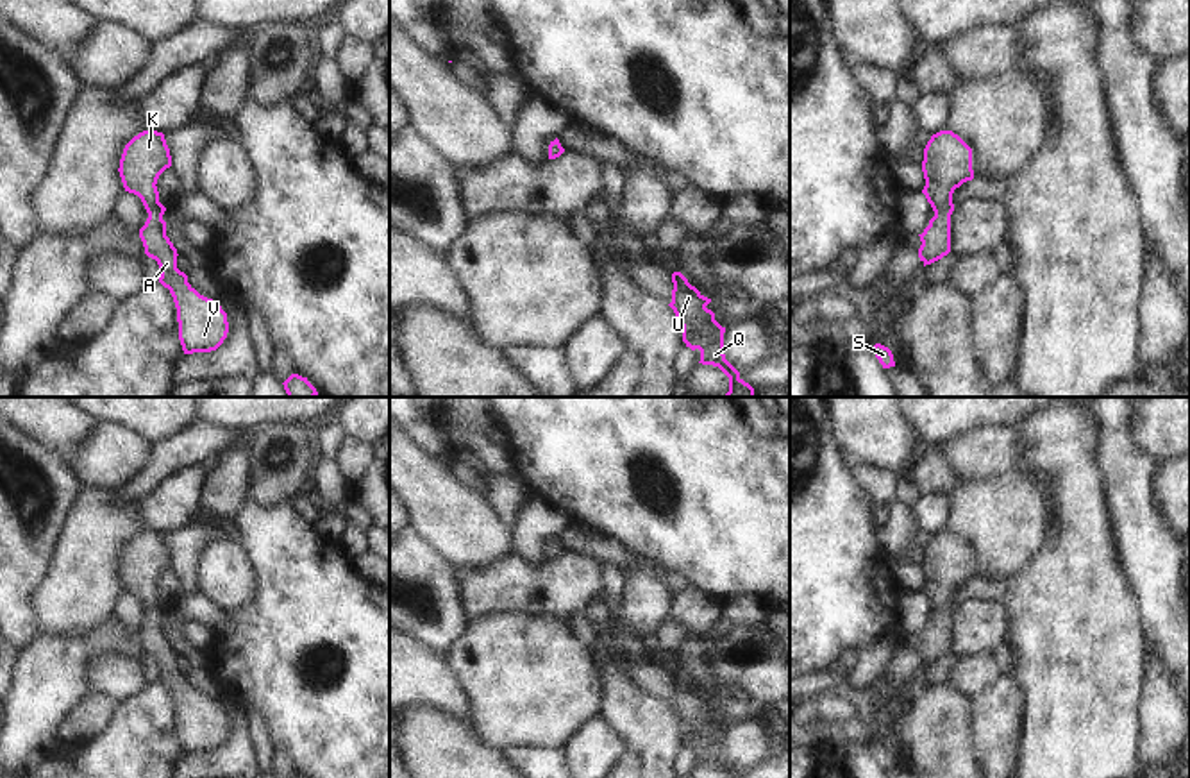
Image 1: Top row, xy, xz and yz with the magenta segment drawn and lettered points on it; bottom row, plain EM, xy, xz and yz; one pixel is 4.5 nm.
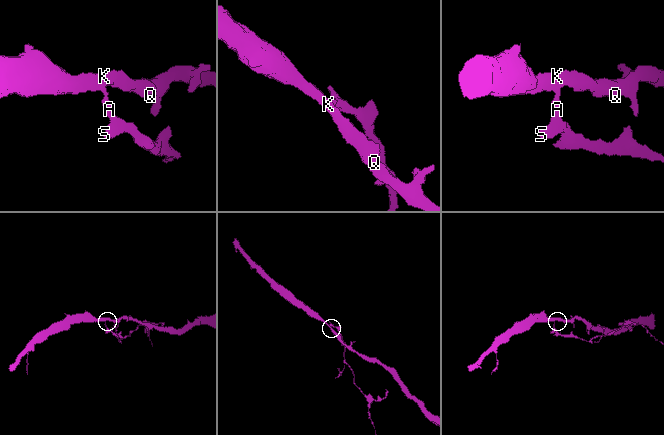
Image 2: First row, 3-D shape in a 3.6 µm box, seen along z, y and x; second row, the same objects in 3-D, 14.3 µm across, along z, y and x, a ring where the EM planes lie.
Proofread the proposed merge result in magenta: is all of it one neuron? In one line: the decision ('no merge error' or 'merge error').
no merge error

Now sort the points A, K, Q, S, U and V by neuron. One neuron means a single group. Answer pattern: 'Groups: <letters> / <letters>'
Groups: A K Q S U V.

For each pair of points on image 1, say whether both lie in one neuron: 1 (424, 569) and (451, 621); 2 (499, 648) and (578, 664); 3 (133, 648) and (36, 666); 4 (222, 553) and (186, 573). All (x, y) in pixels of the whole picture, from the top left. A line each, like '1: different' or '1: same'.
1: same
2: same
3: same
4: different

